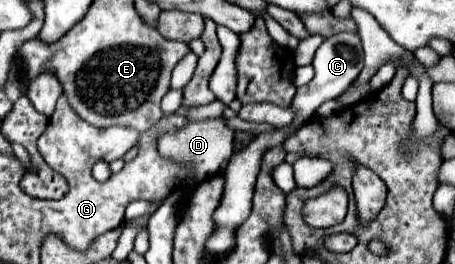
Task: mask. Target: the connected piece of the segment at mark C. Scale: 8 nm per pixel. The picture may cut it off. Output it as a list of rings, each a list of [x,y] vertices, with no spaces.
[[[342,32],[342,34],[336,34],[332,38],[326,38],[320,48],[316,50],[316,56],[314,56],[314,62],[312,62],[316,74],[312,78],[310,84],[306,86],[300,86],[296,96],[294,96],[294,102],[292,106],[298,110],[296,112],[296,122],[290,124],[290,128],[294,126],[300,126],[302,122],[306,122],[314,112],[316,108],[326,102],[326,100],[334,100],[338,98],[360,74],[362,66],[364,66],[364,54],[362,54],[362,44],[360,44],[360,38],[354,36],[354,34],[348,34],[348,32]]]

